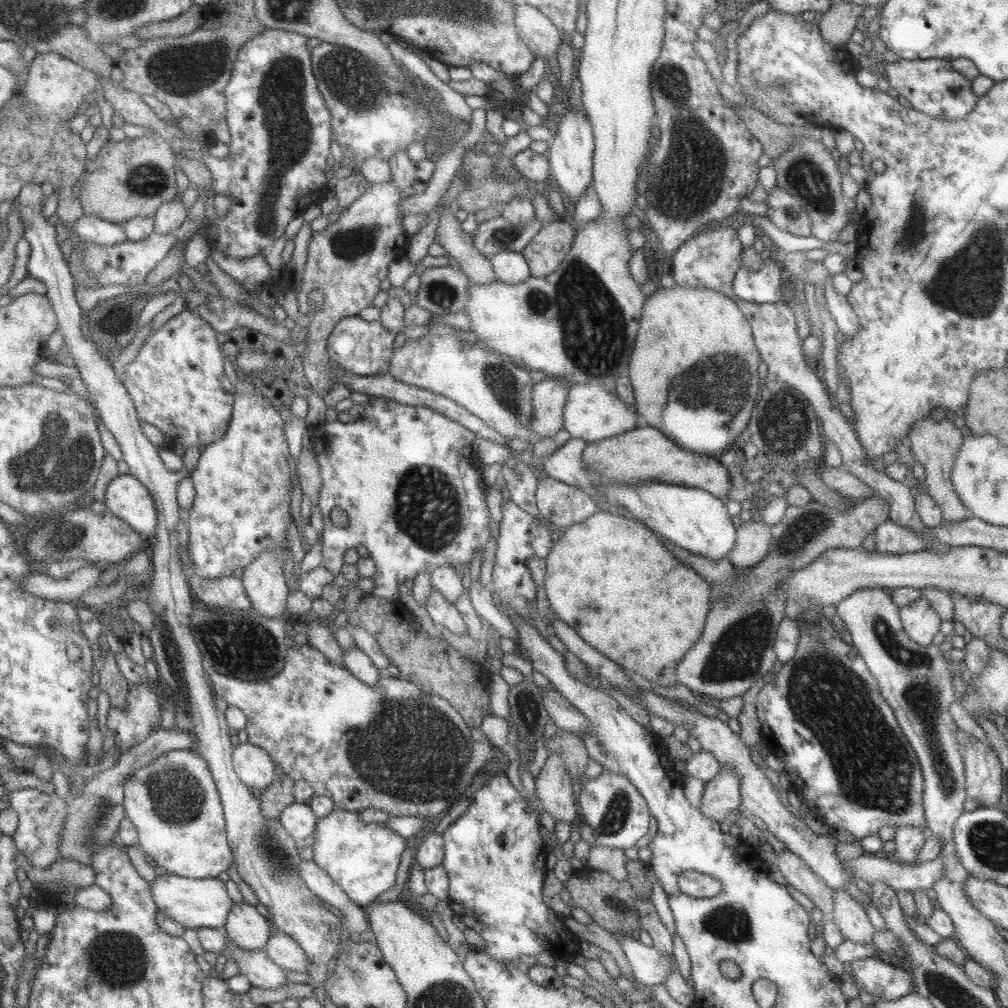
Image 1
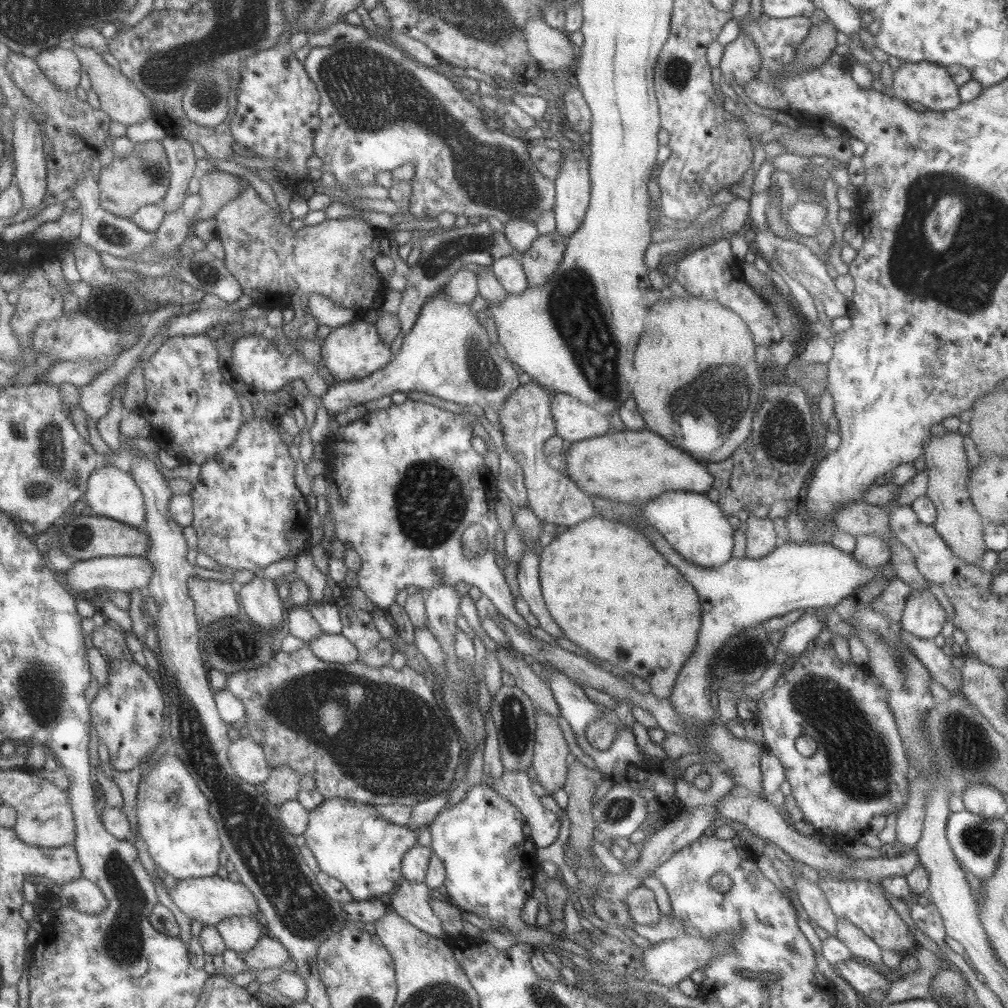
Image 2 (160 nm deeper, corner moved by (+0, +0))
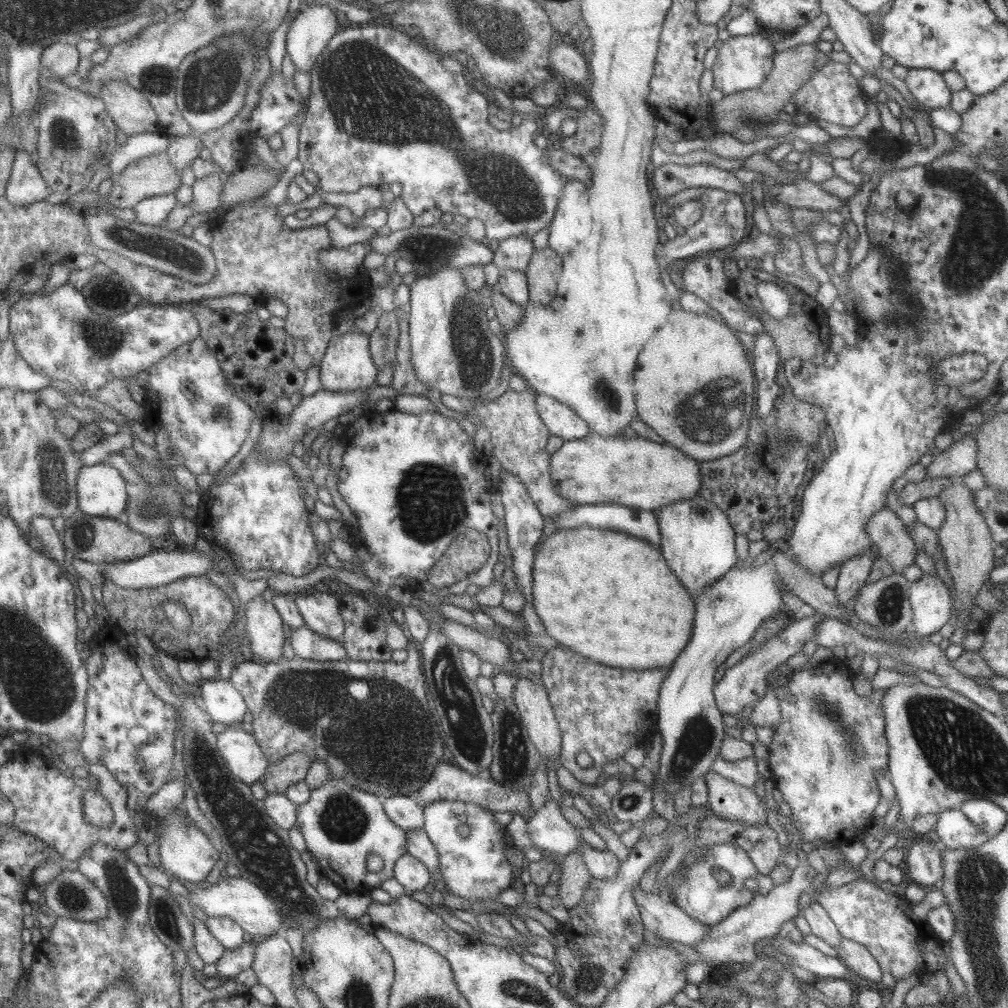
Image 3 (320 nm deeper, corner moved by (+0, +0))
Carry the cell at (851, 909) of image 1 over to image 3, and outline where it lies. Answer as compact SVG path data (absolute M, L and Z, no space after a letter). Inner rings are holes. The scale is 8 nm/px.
M840 940L836 949L836 957L850 970L855 976L865 978L869 982L876 982L880 985L881 971L879 965L869 954L869 951L852 940Z

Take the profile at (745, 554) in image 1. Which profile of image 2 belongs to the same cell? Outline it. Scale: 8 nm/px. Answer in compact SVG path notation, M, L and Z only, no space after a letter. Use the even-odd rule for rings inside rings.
M748 516L745 536L747 558L761 558L778 545L772 520L768 517L762 519Z

